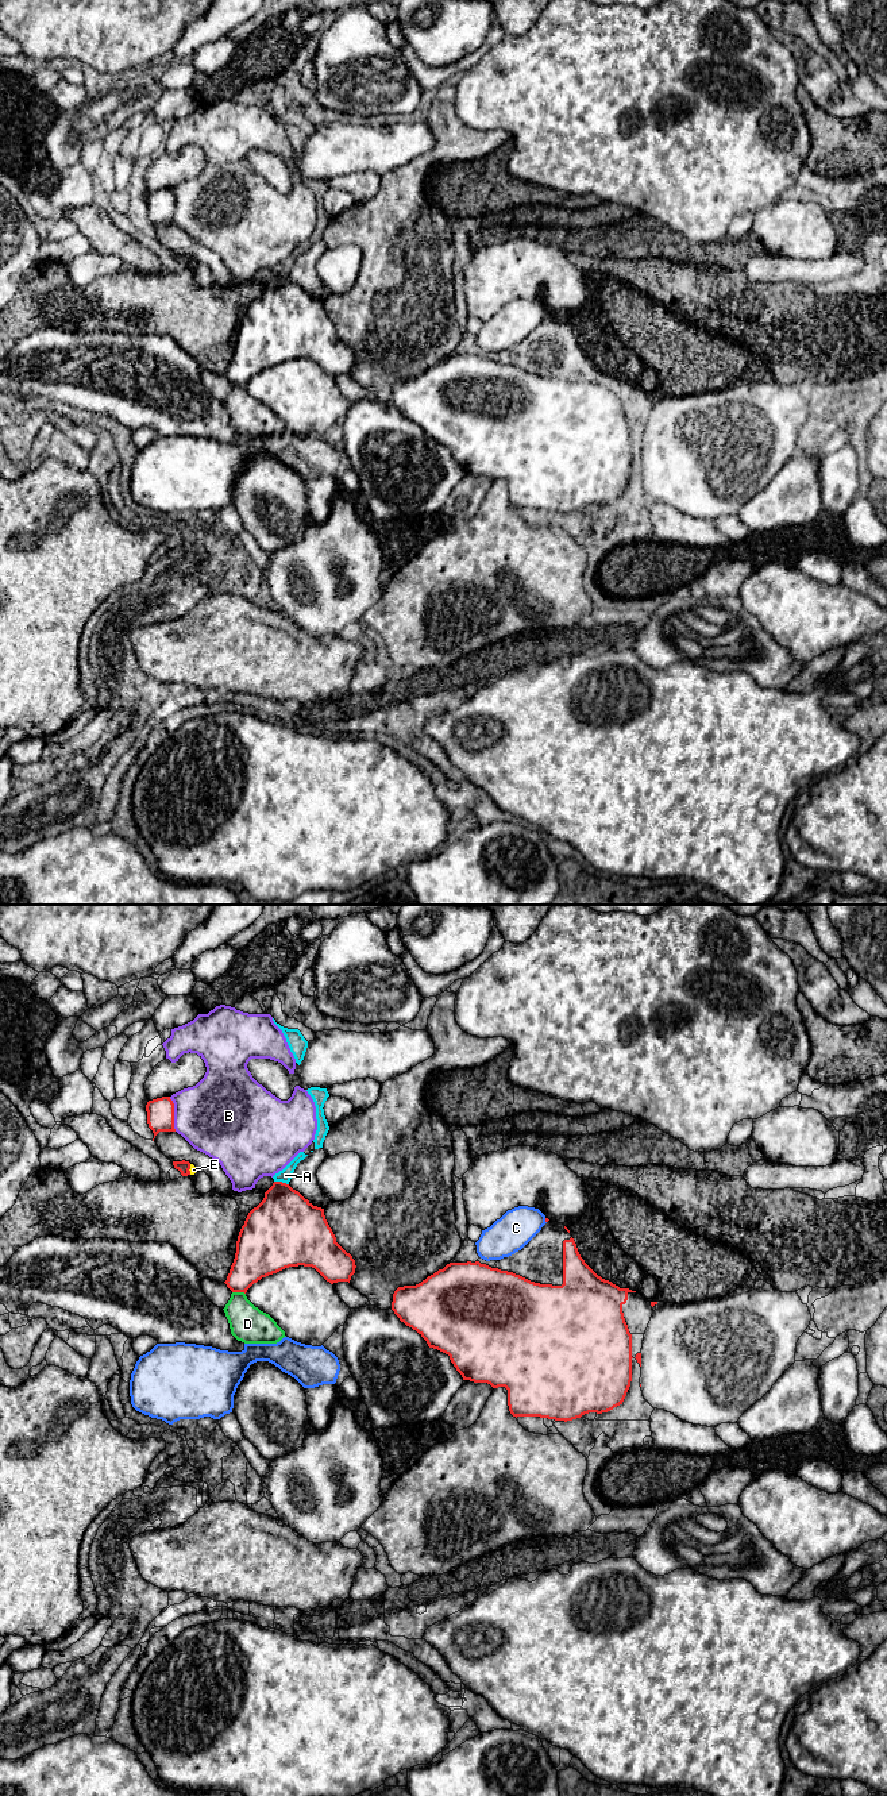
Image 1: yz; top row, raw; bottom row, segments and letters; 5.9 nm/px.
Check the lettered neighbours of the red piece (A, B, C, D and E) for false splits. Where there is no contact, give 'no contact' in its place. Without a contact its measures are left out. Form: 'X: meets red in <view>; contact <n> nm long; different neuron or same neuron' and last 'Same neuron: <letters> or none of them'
A: meets red in yz; contact 90 nm long; different neuron
B: meets red in yz; contact 220 nm long; different neuron
C: meets red in yz; contact 30 nm long; different neuron
D: meets red in yz; contact 80 nm long; different neuron
E: meets red in yz; contact 60 nm long; different neuron
Same neuron: none of them

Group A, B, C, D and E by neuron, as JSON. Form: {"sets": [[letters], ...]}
{"sets": [["A"], ["B"], ["C"], ["D"], ["E"]]}

